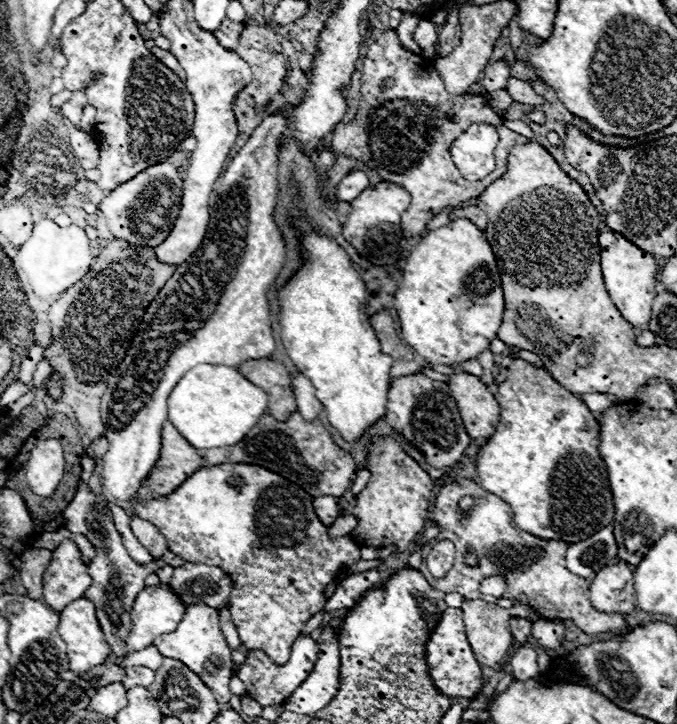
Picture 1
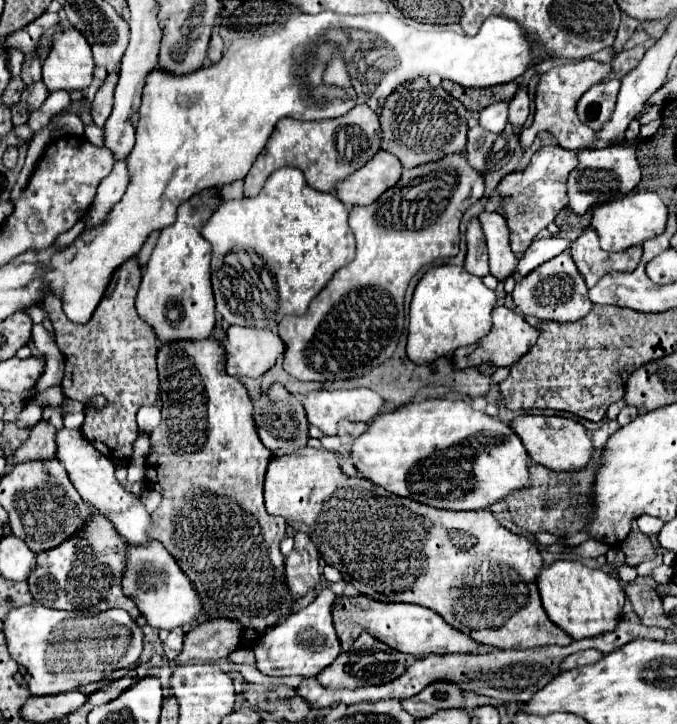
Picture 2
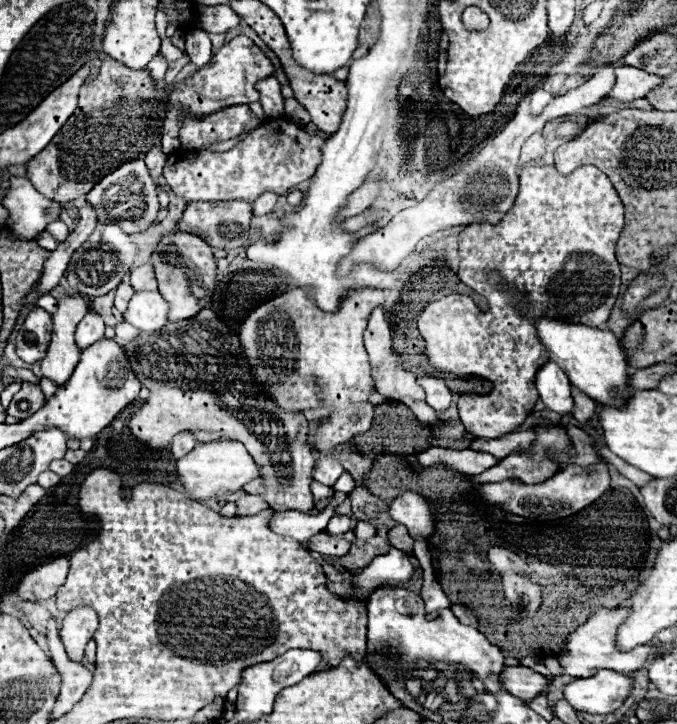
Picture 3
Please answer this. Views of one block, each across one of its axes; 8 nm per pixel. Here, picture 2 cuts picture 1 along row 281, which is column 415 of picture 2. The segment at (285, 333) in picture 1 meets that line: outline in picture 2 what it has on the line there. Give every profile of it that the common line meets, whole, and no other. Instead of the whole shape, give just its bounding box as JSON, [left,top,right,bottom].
[408,264,496,364]

